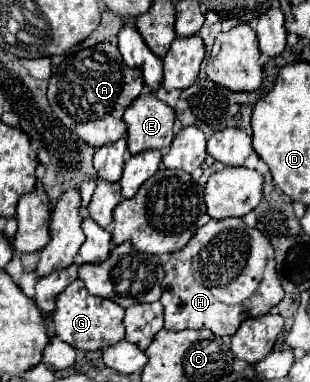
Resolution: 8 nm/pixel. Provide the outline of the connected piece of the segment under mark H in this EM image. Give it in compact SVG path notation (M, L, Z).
M224 218L224 220L210 220L194 238L186 244L184 250L170 254L168 262L164 264L164 280L162 280L162 306L164 306L164 328L166 330L184 330L184 328L208 328L216 336L232 336L240 322L246 318L256 318L268 314L272 306L276 306L284 298L282 284L276 276L274 268L274 250L266 236L246 226L240 218Z

